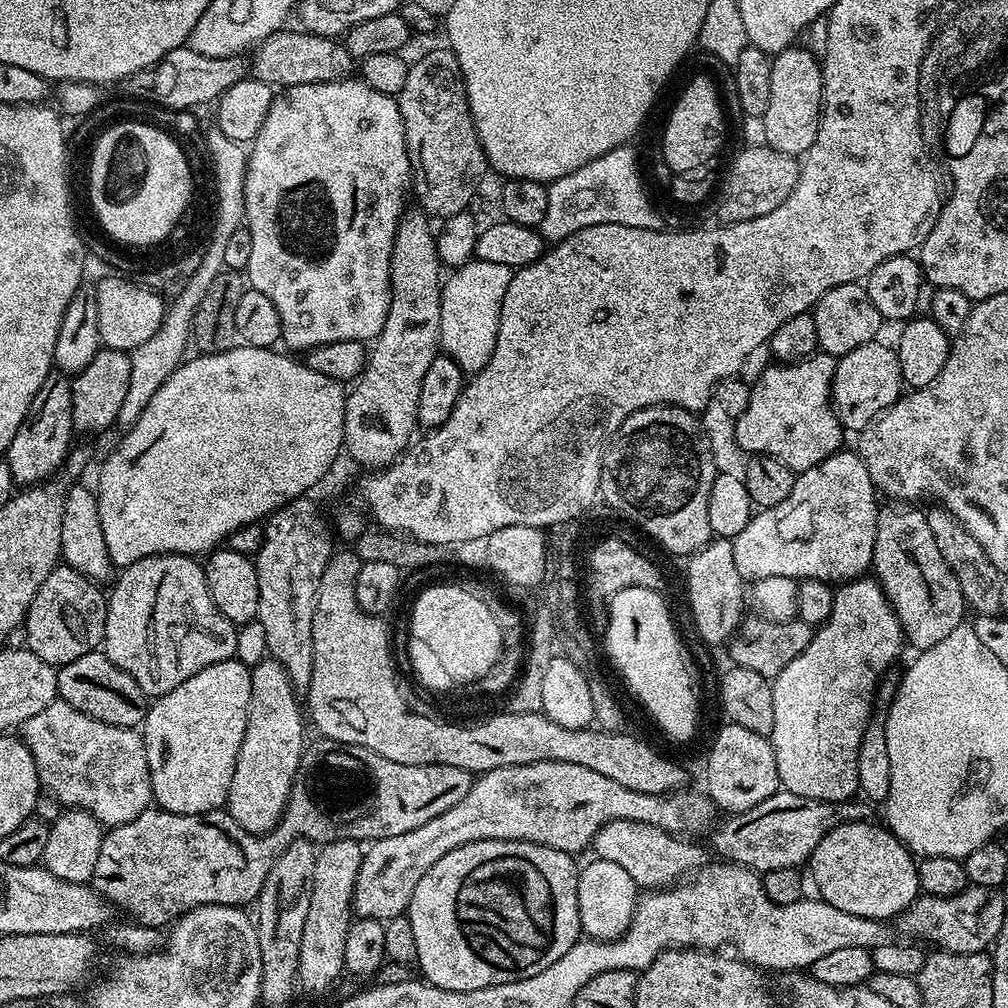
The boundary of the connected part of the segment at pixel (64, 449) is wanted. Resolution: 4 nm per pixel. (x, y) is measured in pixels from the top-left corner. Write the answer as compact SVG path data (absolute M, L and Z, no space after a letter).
M56 370L44 379L38 394L34 394L30 411L8 447L6 463L13 481L20 486L31 486L57 475L68 457L72 439L72 381L65 373Z

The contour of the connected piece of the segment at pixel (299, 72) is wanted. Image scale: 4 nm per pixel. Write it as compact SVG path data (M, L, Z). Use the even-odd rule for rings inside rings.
M304 30L288 31L272 32L255 45L251 53L253 56L250 56L250 72L255 79L273 86L287 86L309 84L319 80L338 80L347 77L351 68L353 71L354 57L347 47L342 46L339 39L313 36Z

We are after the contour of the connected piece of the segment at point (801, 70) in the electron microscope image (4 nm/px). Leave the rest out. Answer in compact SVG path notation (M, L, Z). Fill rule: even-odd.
M791 46L771 57L770 106L762 118L763 143L787 156L803 157L818 138L820 114L824 107L824 69L804 48Z

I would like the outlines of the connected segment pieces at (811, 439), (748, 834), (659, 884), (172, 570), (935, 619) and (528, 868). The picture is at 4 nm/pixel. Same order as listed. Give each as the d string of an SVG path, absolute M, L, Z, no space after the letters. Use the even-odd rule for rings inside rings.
M817 350L804 360L766 369L752 384L746 410L735 417L737 446L747 454L774 458L797 474L841 451L846 432L832 408L836 362L837 357Z
M779 790L752 809L724 818L728 820L720 820L710 832L711 851L716 851L720 855L717 857L723 861L751 868L757 874L783 868L800 868L811 861L813 850L818 842L822 842L822 838L826 838L826 834L830 834L830 830L845 824L847 820L868 820L870 814L867 807L867 803L856 798L835 804Z
M608 820L596 832L590 843L595 855L606 862L622 866L640 890L671 888L677 882L691 877L709 863L709 853L688 838L673 835L658 826L630 820ZM708 855L708 856L707 856Z
M167 552L157 556L147 556L133 564L125 564L121 572L124 573L117 578L112 593L109 591L106 596L107 608L102 651L106 658L110 658L110 662L114 662L114 666L126 670L126 674L130 674L130 678L134 678L134 682L138 682L138 686L144 691L145 696L155 698L166 694L170 690L174 690L174 686L182 686L182 682L186 682L186 678L194 678L194 674L198 674L198 670L206 670L206 666L214 666L218 662L226 662L235 657L237 625L232 624L230 618L226 618L226 614L222 614L222 610L218 610L218 606L214 606L214 598L210 594L210 586L206 582L204 564L197 557Z
M904 502L885 505L880 508L876 523L871 571L900 619L905 641L913 644L916 650L938 646L954 626L965 623L962 586L958 586L954 570L946 566L946 558L938 551L938 542L934 542L934 534L930 534L927 515L916 509L919 507Z
M479 840L466 846L458 846L458 850L450 850L426 874L422 874L422 882L414 886L414 898L410 898L410 906L406 913L410 927L414 929L414 943L418 946L416 964L420 968L419 975L427 983L438 986L442 990L482 990L482 986L498 986L502 982L518 982L518 978L531 978L546 966L558 962L570 946L581 939L582 931L578 910L578 864L567 852L551 849L550 846L538 845L526 840Z

